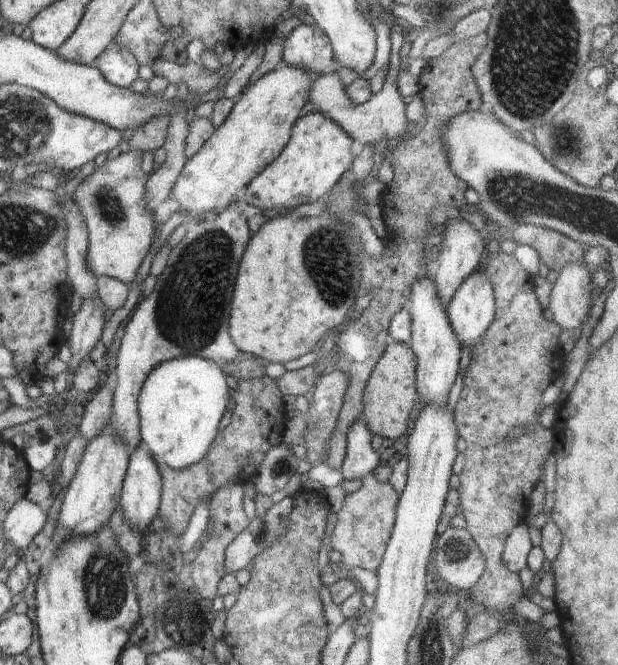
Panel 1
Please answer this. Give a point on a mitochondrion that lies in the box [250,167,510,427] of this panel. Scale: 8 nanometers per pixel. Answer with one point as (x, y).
(327, 254)

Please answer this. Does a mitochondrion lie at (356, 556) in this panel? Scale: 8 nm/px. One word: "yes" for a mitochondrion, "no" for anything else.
no

